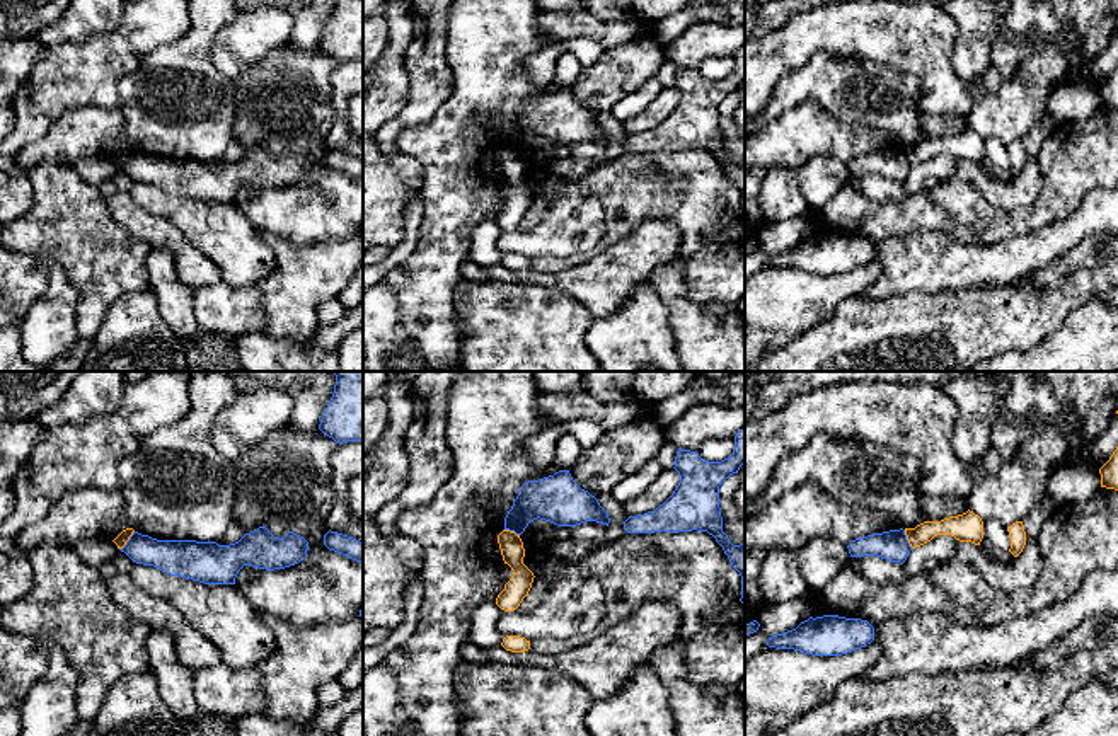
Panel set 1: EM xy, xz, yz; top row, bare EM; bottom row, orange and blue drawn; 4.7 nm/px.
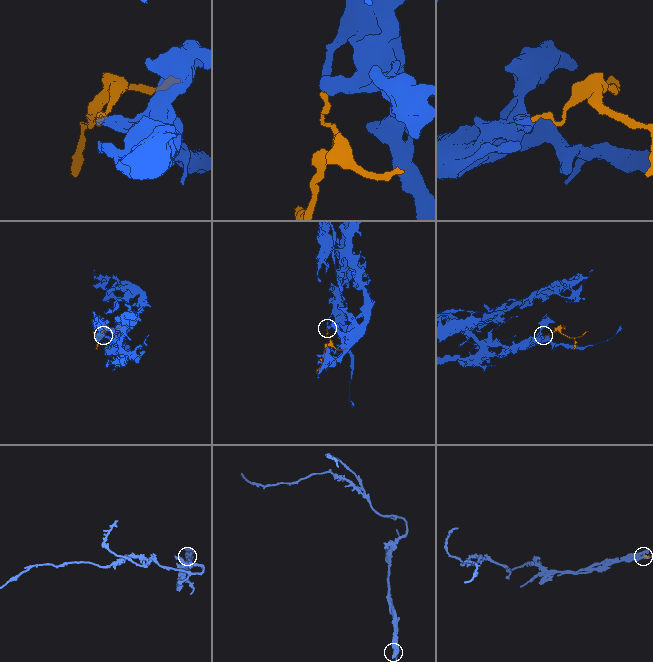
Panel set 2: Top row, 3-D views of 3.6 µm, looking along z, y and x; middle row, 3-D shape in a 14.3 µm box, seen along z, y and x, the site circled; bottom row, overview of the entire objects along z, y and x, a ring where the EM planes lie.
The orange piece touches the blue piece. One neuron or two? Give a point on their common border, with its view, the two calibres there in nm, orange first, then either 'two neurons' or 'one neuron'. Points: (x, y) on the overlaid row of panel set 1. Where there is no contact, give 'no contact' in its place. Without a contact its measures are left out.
meets orange in xy at (128, 539); 60 nm thick on the orange side, 180 nm on the other; two neurons

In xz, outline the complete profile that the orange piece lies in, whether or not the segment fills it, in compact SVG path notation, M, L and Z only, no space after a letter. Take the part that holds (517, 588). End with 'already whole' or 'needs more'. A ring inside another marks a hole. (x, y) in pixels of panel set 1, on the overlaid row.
M503 530L498 535L498 543L503 561L511 567L513 576L504 584L504 589L498 595L496 605L504 612L511 612L516 610L523 598L528 595L535 576L523 564L525 549L520 535L510 530Z; already whole

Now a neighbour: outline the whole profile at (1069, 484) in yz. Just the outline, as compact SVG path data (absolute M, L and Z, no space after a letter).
M1062 462L1046 475L1046 491L1055 506L1075 506L1086 503L1099 489L1101 474L1098 469L1084 469Z

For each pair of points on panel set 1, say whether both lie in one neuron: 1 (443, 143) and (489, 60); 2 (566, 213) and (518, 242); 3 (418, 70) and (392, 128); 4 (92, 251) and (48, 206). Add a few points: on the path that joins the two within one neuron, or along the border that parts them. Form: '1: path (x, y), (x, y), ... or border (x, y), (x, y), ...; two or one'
1: path (464, 123), (486, 94), (488, 80); one
2: path (554, 225), (537, 242), (530, 242); one
3: path (418, 86), (418, 104), (408, 114); one
4: path (82, 241), (58, 217); one

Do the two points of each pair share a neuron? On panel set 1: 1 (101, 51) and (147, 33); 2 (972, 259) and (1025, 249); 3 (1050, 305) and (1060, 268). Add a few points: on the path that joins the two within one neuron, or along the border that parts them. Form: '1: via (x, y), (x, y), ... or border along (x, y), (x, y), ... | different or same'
1: via (113, 51), (120, 51), (135, 38) | same
2: via (985, 259), (1011, 259) | same
3: border along (1091, 268), (1077, 268), (1047, 288), (1016, 283) | different

